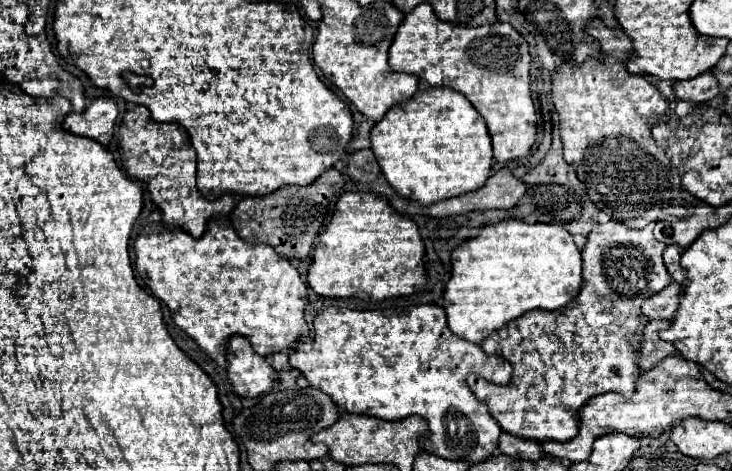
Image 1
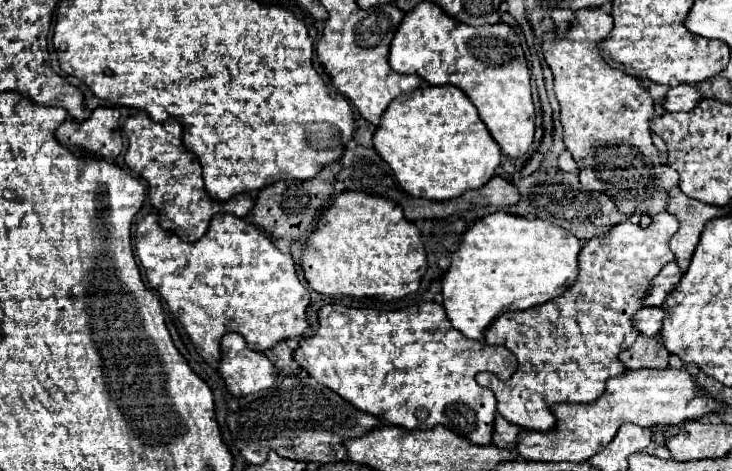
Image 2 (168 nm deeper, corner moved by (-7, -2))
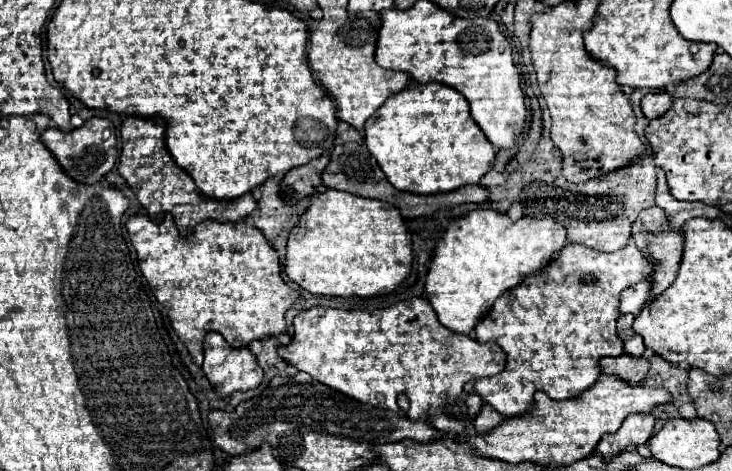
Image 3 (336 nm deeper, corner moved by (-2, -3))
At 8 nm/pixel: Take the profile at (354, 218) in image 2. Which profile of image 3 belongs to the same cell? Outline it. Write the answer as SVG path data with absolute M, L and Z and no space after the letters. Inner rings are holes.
M327 190L311 200L309 210L299 218L297 226L289 234L285 272L303 290L317 296L361 296L371 298L393 292L411 272L411 236L401 218L401 212L381 200L363 198L357 194Z

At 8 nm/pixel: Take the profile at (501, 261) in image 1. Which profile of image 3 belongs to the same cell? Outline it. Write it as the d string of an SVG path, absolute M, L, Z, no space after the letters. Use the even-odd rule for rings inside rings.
M477 208L451 222L437 242L425 282L427 300L445 328L457 334L471 334L503 292L519 286L527 276L541 274L563 246L567 246L565 228L553 218L535 220L523 216L513 222L507 214Z

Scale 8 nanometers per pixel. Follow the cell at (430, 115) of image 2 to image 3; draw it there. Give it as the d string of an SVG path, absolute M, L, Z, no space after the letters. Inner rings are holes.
M438 82L417 84L389 96L365 124L365 144L389 182L413 194L439 194L477 184L493 168L497 154L473 122L465 98Z

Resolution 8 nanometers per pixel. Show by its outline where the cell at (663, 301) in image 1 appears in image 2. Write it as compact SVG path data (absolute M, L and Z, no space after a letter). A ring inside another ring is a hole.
M642 307L638 313L634 313L634 327L646 335L654 337L660 331L660 321L664 319L664 311L660 307Z

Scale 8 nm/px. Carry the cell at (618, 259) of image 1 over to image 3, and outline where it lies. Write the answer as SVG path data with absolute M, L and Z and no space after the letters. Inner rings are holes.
M633 238L625 248L611 254L581 244L565 246L541 278L529 278L525 286L509 290L479 322L475 338L497 342L507 354L507 366L497 376L477 380L473 392L505 418L529 412L533 394L539 390L551 400L581 396L601 376L599 360L623 352L623 340L615 328L621 292L649 278L653 268L655 264L643 256Z

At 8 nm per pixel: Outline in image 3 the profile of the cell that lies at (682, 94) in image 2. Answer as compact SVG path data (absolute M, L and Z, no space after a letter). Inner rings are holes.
M653 92L653 94L647 94L643 100L641 100L641 108L643 108L643 114L647 118L657 118L661 114L665 114L671 106L673 106L673 96L669 92Z

